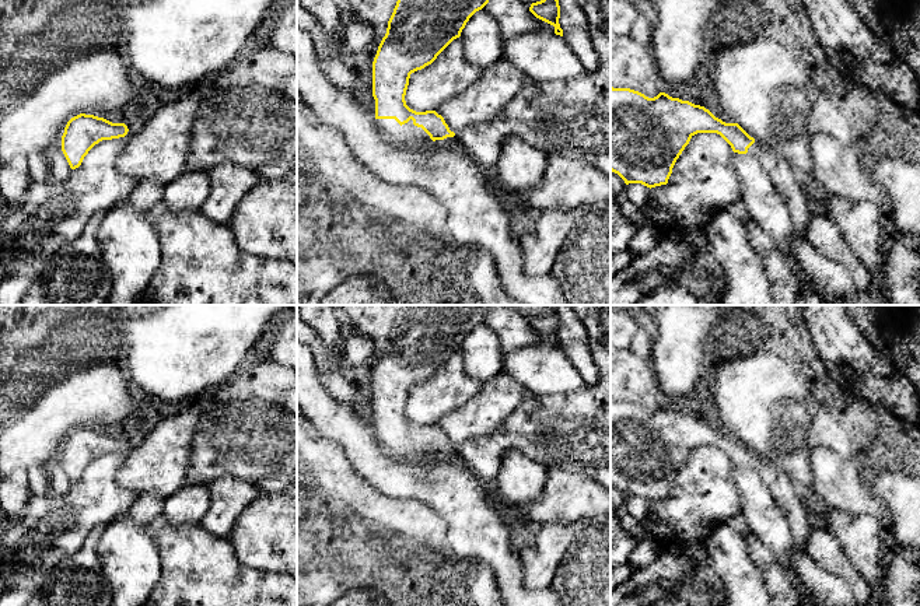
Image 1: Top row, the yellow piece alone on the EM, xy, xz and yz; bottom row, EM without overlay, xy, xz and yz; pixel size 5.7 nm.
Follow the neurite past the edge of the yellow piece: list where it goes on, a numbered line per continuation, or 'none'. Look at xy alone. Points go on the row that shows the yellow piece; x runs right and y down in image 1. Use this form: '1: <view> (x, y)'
none

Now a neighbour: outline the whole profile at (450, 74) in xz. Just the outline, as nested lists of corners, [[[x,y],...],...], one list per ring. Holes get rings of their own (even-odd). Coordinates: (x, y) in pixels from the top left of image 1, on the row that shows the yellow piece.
[[[456,38],[431,64],[410,74],[406,105],[416,112],[435,111],[471,88],[482,73],[480,67],[466,60],[462,41]]]

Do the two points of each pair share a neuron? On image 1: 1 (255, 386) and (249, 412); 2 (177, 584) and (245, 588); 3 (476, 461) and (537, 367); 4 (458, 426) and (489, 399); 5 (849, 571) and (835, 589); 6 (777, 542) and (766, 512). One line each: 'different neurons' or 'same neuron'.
1: different neurons
2: same neuron
3: different neurons
4: same neuron
5: different neurons
6: same neuron

